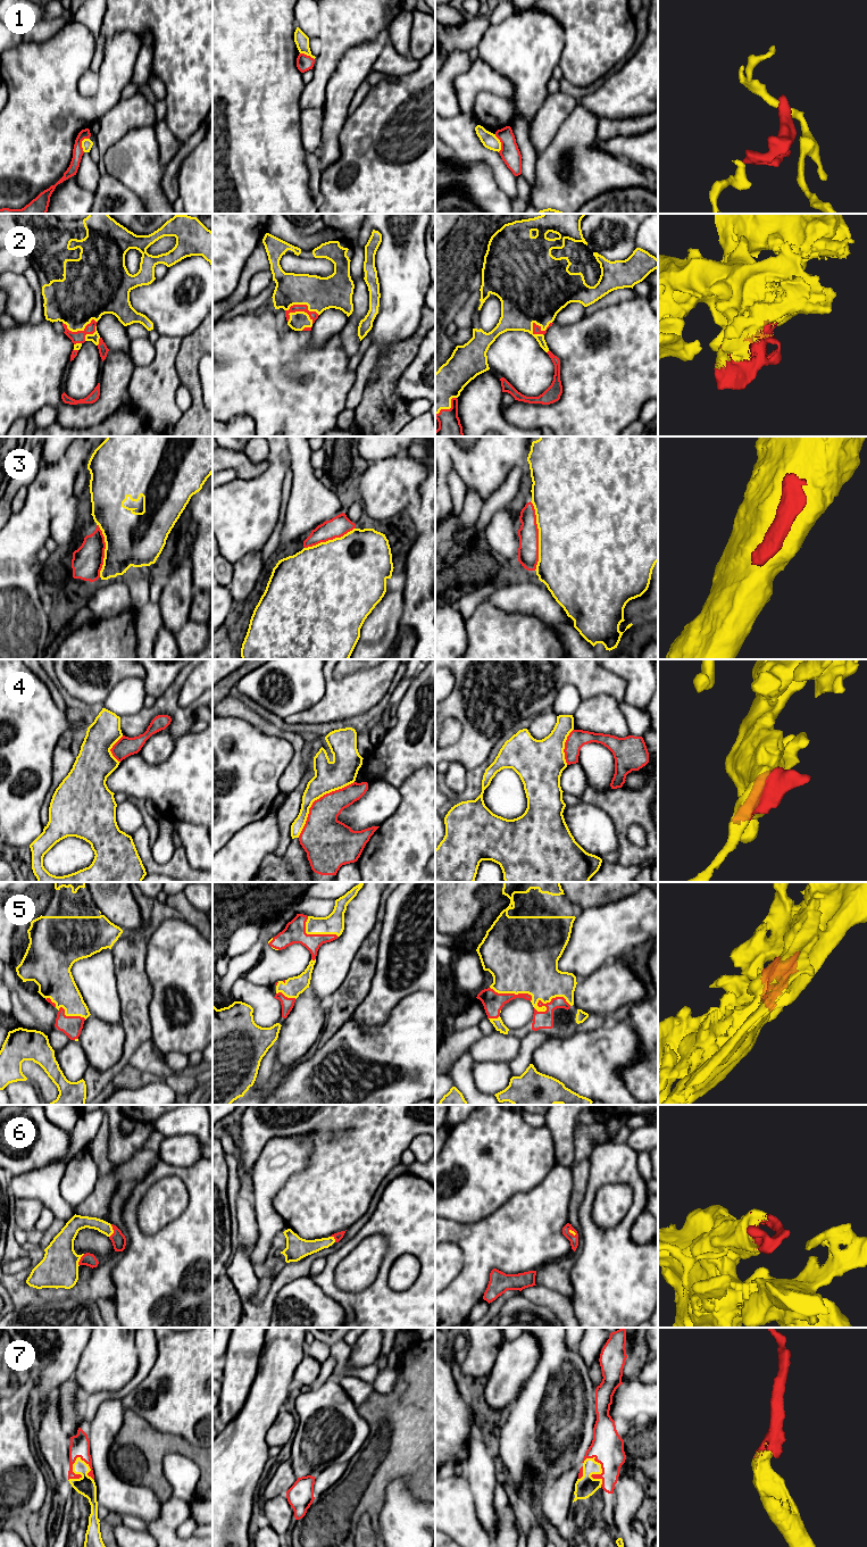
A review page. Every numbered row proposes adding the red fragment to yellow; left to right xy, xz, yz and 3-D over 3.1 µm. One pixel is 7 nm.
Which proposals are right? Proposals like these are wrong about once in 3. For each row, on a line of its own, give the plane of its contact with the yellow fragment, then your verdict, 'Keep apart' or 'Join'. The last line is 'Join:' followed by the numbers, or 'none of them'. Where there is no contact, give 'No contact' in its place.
1: Touches yellow in xy. Keep apart
2: Touches yellow in yz. Join
3: Touches yellow in yz. Keep apart
4: Touches yellow in xz. Keep apart
5: Touches yellow in yz. Join
6: Touches yellow in xy. Join
7: Touches yellow in xy. Join
Join: 2, 5, 6, 7

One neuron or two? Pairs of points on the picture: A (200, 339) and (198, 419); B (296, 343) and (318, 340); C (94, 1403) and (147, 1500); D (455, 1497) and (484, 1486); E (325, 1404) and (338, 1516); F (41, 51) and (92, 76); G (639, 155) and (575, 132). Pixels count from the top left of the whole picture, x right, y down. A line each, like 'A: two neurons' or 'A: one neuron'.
A: one neuron
B: two neurons
C: two neurons
D: two neurons
E: two neurons
F: two neurons
G: two neurons

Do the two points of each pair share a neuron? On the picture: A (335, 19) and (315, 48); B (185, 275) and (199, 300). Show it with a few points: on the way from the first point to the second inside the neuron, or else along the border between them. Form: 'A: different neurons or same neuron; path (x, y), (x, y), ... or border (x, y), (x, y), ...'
A: different neurons; border (321, 38), (321, 52), (316, 57)
B: same neuron; path (192, 282), (192, 294)

